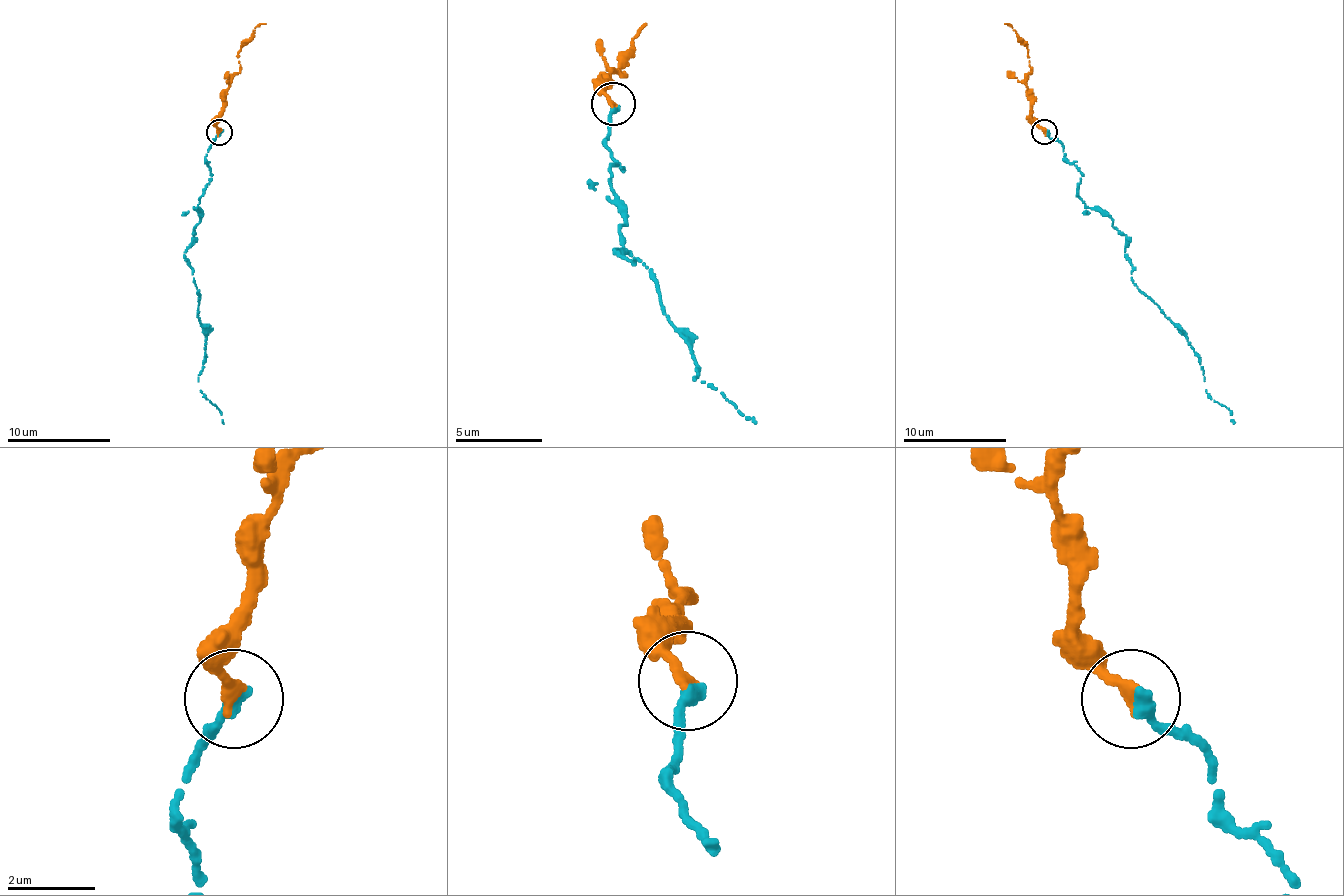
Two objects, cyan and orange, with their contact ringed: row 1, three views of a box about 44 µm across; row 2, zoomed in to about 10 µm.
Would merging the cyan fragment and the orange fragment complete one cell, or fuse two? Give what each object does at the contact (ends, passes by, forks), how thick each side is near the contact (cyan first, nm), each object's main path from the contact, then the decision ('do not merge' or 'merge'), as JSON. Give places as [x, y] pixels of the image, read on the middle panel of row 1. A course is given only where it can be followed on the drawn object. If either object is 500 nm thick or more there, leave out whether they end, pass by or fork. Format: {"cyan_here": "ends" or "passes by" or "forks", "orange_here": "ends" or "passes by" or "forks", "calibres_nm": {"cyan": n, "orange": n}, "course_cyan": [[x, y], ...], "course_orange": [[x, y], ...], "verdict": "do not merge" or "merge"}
{"cyan_here": "ends", "orange_here": "ends", "calibres_nm": {"cyan": 320, "orange": 280}, "course_cyan": [[614, 105], [603, 144], [622, 171], [609, 180], [625, 219], [616, 250], [656, 286], [694, 378], [757, 422]], "course_orange": [[614, 105], [603, 92], [607, 78], [603, 78], [608, 69], [626, 73], [619, 68], [631, 38], [647, 25]], "verdict": "merge"}

